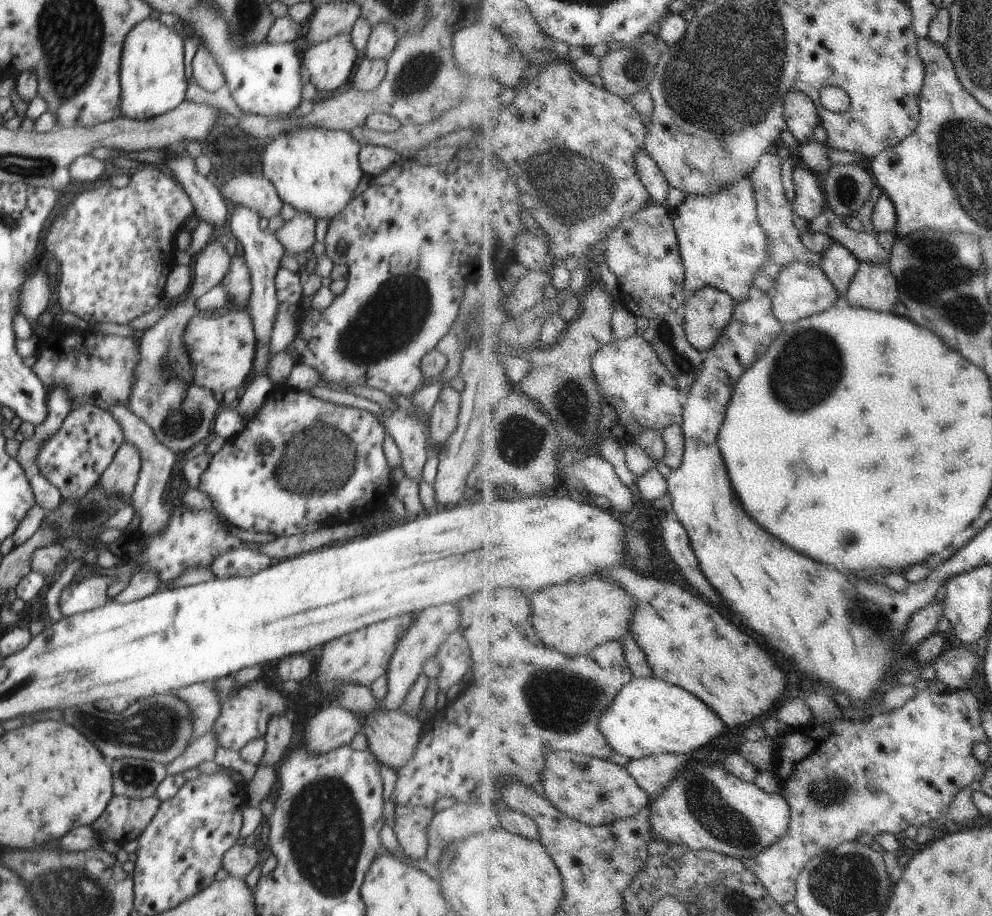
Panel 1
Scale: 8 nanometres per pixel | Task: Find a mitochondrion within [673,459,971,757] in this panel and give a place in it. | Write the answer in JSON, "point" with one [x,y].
{"point":[871,617]}

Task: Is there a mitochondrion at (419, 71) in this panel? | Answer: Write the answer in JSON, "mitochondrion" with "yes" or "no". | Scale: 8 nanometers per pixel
{"mitochondrion":"yes"}

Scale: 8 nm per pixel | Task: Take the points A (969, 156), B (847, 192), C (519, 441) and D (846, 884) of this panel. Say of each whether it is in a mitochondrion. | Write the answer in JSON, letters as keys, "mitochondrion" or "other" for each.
{"A":"mitochondrion","B":"mitochondrion","C":"mitochondrion","D":"mitochondrion"}

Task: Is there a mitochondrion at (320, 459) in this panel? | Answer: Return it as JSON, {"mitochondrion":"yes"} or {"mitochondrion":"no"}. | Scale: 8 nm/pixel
{"mitochondrion":"yes"}

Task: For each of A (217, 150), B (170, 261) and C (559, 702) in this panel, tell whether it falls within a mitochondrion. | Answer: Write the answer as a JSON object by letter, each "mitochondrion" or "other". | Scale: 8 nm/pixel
{"A":"other","B":"other","C":"mitochondrion"}

